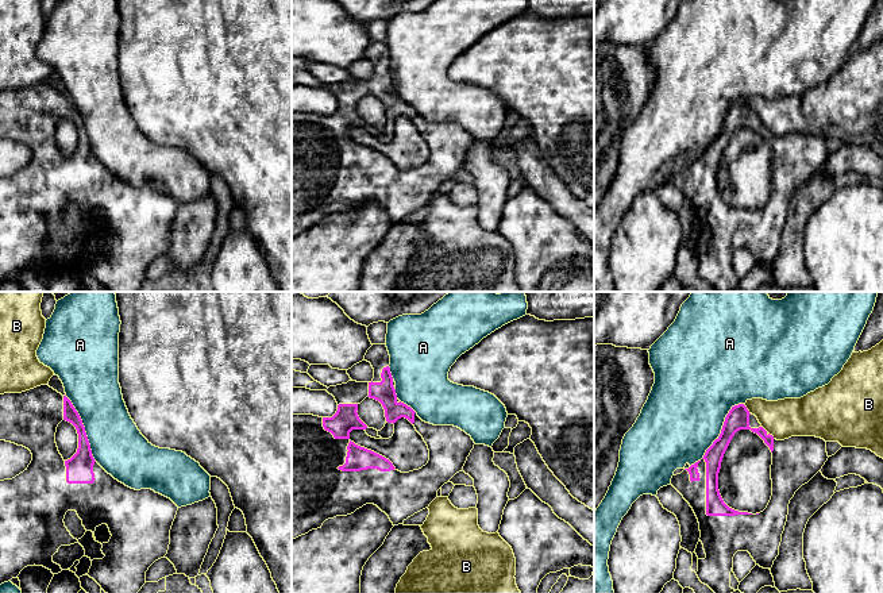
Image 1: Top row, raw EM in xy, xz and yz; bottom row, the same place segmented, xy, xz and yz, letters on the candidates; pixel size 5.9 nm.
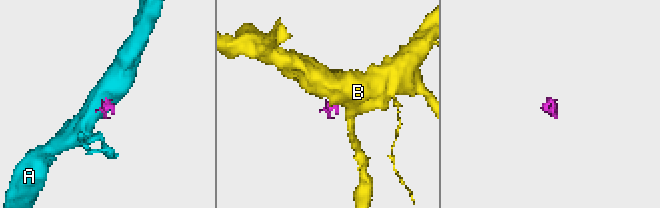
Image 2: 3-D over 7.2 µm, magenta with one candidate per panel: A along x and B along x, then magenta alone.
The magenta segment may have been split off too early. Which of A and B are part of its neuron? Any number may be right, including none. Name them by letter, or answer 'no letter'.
no letter

